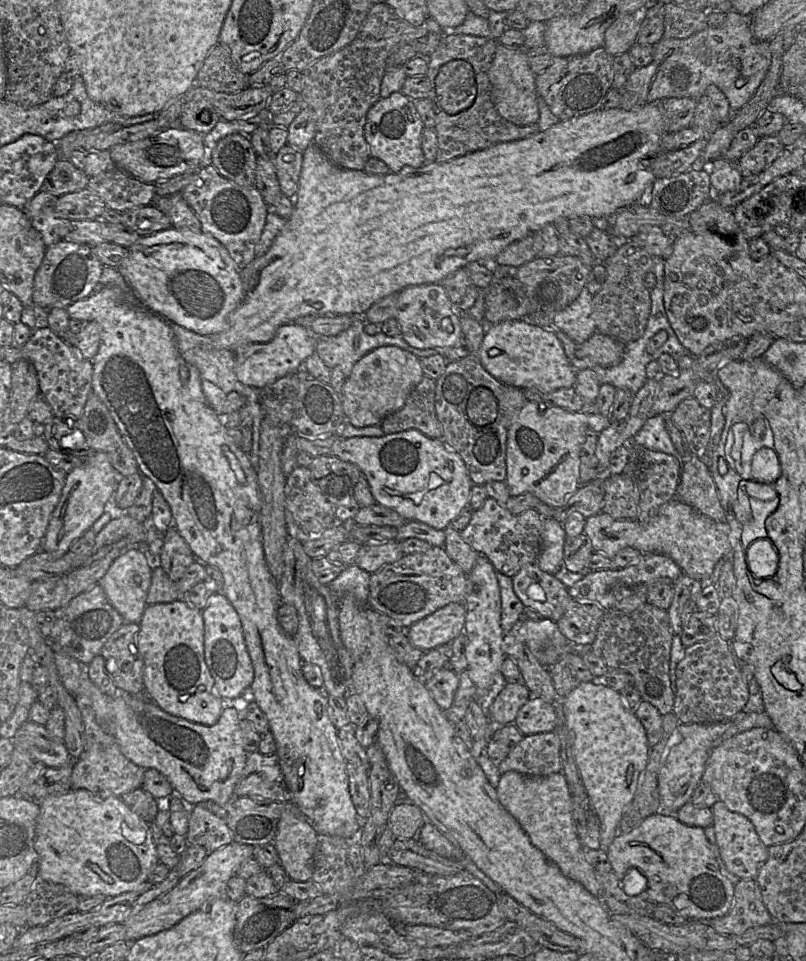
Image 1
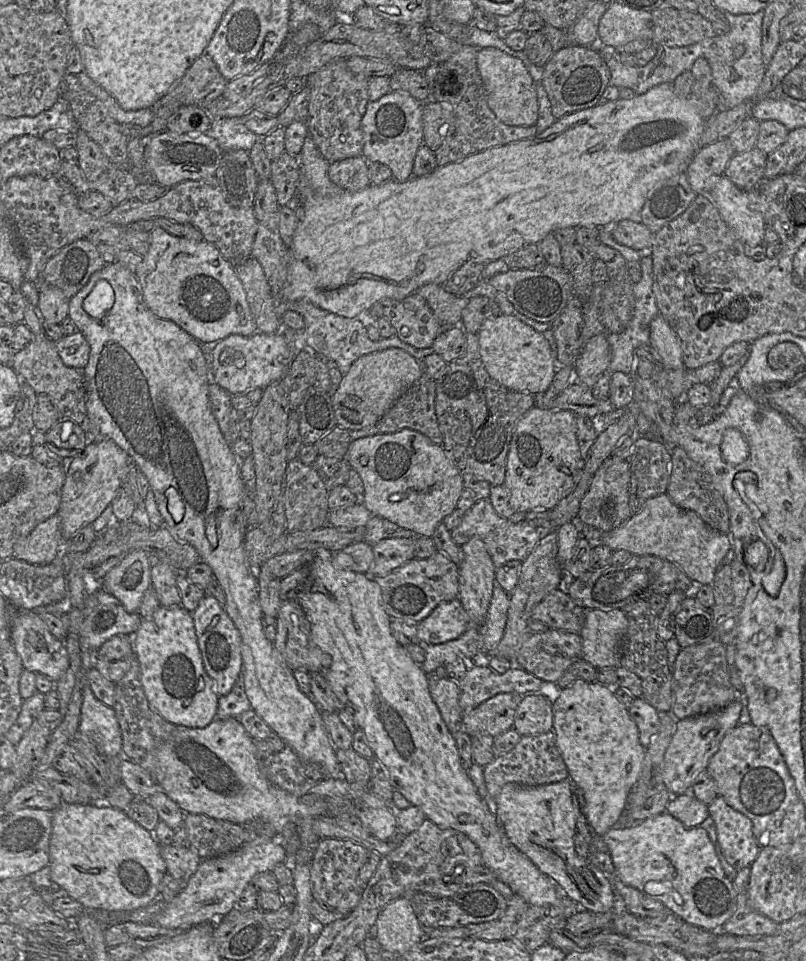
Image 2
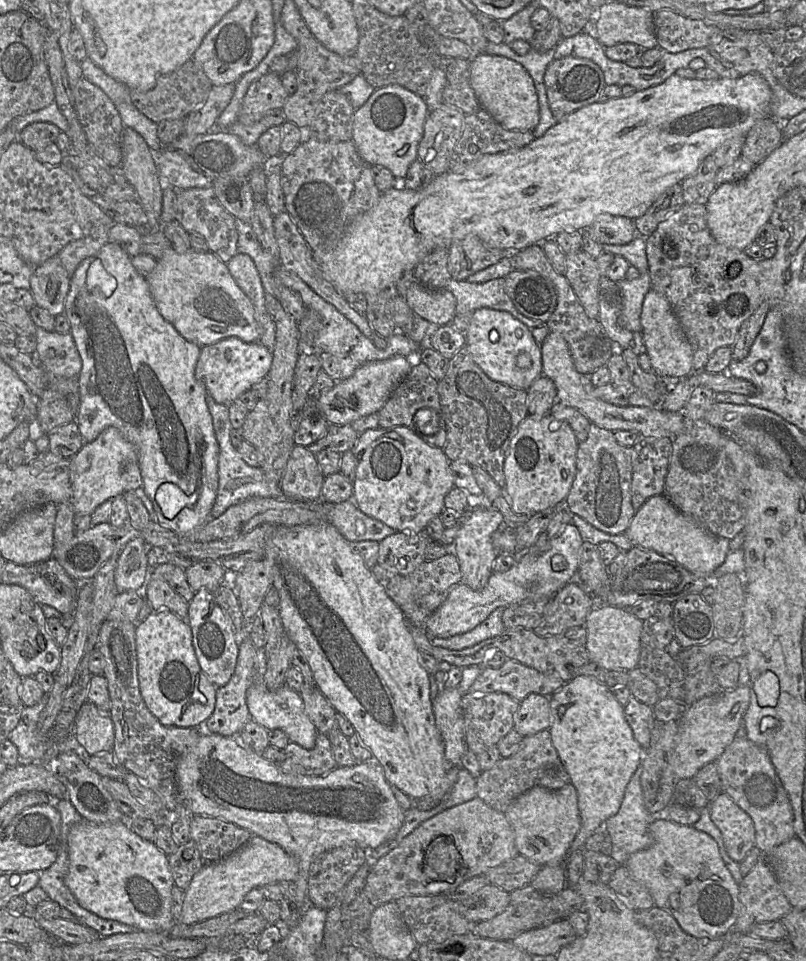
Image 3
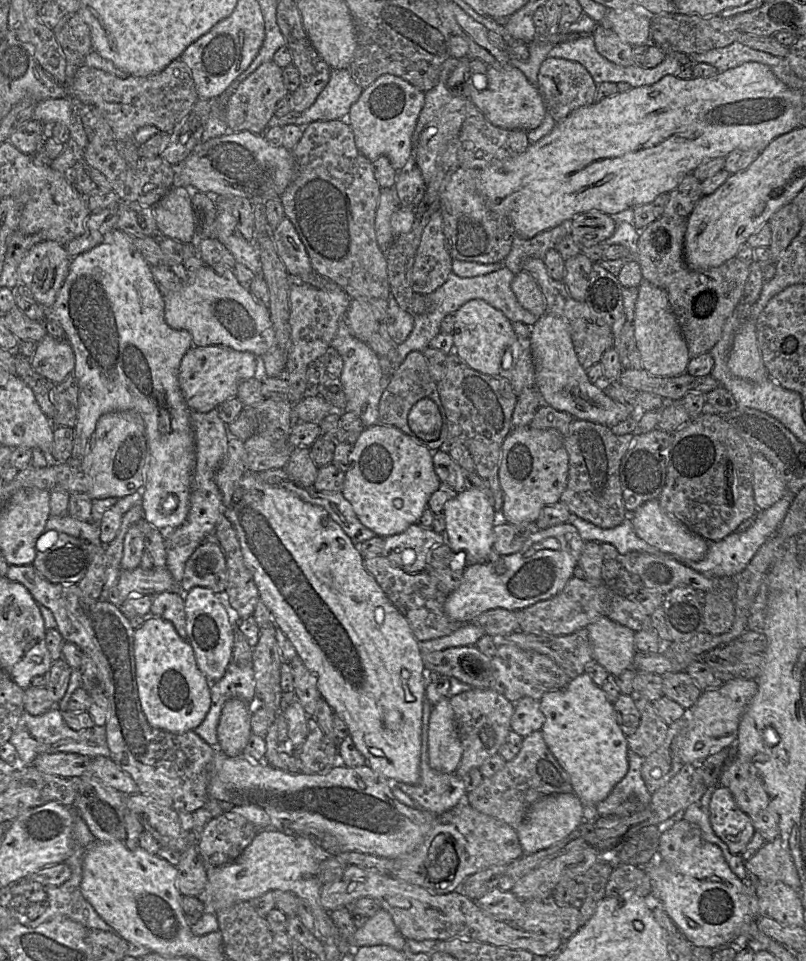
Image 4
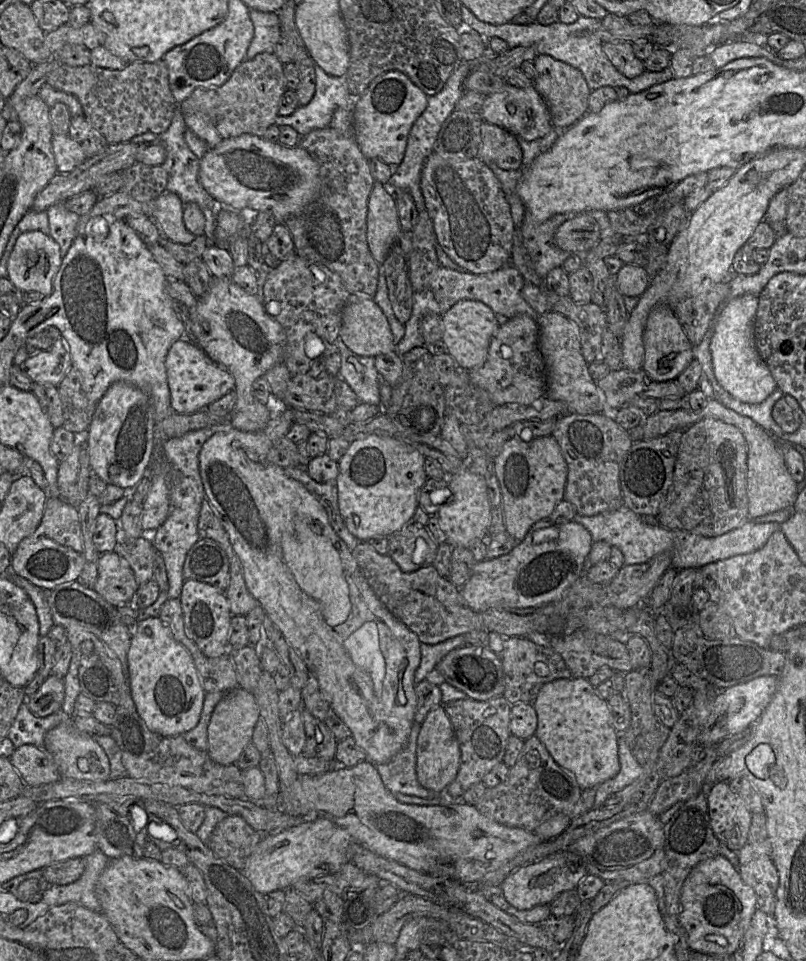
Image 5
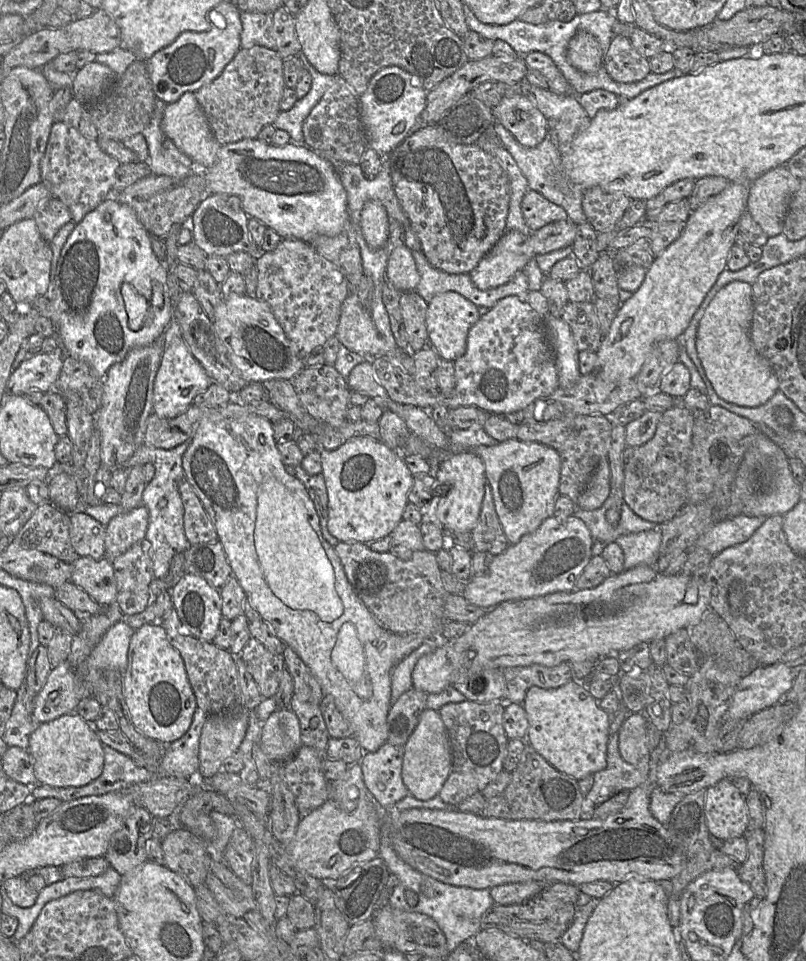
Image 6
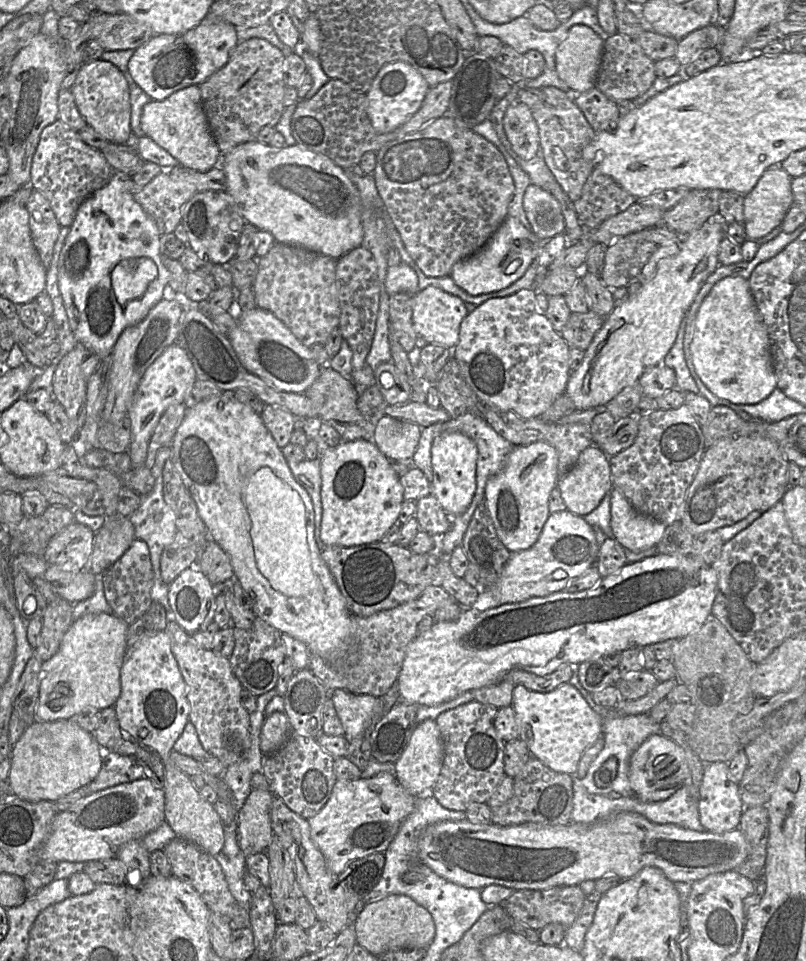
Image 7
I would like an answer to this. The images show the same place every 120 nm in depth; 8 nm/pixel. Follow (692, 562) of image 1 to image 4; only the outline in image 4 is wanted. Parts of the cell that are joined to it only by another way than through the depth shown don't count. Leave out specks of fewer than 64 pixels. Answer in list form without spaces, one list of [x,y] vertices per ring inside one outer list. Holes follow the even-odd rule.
[[[658,499],[645,502],[635,512],[631,513],[631,518],[636,534],[670,557],[677,560],[699,561],[707,553],[709,541],[672,518],[661,508]]]

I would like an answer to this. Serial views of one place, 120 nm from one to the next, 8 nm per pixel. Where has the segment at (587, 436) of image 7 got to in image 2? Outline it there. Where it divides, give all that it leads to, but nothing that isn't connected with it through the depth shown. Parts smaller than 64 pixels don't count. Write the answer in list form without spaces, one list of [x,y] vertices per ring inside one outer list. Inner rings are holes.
[[[612,454],[598,468],[590,487],[580,502],[579,520],[602,532],[609,532],[623,525],[632,515],[630,506],[630,467],[628,459]]]

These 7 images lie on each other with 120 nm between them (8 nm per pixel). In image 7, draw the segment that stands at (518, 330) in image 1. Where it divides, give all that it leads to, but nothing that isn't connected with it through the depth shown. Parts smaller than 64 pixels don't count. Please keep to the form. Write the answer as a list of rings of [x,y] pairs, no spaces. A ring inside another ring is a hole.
[[[428,286],[412,294],[412,308],[413,326],[418,336],[428,344],[454,349],[460,325],[469,314],[463,300]]]

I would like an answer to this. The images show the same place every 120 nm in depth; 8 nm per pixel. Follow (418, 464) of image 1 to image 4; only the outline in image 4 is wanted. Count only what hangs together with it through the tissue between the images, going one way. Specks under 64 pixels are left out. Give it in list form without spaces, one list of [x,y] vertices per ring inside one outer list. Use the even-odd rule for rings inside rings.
[[[378,423],[364,428],[352,446],[341,493],[351,504],[360,522],[373,531],[376,537],[386,538],[401,534],[409,526],[417,524],[428,506],[429,498],[439,488],[440,484],[441,481],[433,466],[433,451],[426,446],[417,444],[400,429]]]

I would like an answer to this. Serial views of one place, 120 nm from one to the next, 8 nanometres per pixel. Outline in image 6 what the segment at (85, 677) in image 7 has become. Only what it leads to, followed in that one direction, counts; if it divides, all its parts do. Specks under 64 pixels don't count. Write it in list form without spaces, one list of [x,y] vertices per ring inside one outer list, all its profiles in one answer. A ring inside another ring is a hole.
[[[123,619],[113,624],[87,658],[87,672],[89,668],[111,668],[124,676],[128,649],[135,630]],[[65,661],[51,669],[43,688],[35,697],[32,716],[44,723],[74,713],[85,696],[90,695],[84,679]]]

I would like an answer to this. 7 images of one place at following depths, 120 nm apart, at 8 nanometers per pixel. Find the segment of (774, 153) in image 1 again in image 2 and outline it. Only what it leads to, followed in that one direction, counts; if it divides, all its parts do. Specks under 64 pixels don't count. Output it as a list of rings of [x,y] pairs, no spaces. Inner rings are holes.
[[[756,147],[735,154],[728,162],[723,175],[737,187],[751,190],[762,183],[767,158],[768,155]]]

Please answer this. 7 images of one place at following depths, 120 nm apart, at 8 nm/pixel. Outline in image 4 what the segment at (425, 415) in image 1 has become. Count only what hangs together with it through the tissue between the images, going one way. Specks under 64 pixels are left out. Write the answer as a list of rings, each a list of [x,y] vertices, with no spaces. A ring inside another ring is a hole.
[[[412,351],[399,365],[395,365],[395,368],[389,378],[388,385],[384,389],[379,402],[379,421],[381,424],[394,426],[400,429],[402,432],[410,436],[417,444],[426,446],[433,452],[440,450],[448,433],[447,416],[440,399],[437,382],[435,382],[431,377],[426,358],[422,352]],[[423,398],[429,398],[436,403],[442,418],[440,435],[438,439],[433,441],[426,441],[419,438],[408,425],[408,414],[411,408],[416,402]]]

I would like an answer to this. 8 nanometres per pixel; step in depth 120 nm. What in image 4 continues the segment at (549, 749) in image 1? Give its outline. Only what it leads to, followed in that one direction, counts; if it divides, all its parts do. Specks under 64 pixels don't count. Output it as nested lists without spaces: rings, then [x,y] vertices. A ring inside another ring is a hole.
[[[540,730],[524,737],[516,757],[506,762],[493,776],[483,778],[479,786],[467,793],[464,802],[517,829],[525,819],[530,805],[539,797],[561,793],[573,793],[570,777],[549,750]]]

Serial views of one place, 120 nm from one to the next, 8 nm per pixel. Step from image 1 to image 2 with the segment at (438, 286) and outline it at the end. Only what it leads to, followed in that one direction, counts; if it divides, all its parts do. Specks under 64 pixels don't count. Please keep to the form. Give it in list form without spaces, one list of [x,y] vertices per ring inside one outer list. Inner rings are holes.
[[[417,292],[403,300],[391,298],[380,300],[370,308],[369,313],[372,317],[387,318],[396,329],[396,335],[403,342],[415,348],[431,348],[436,337],[443,332],[443,326],[439,323],[427,301]]]

